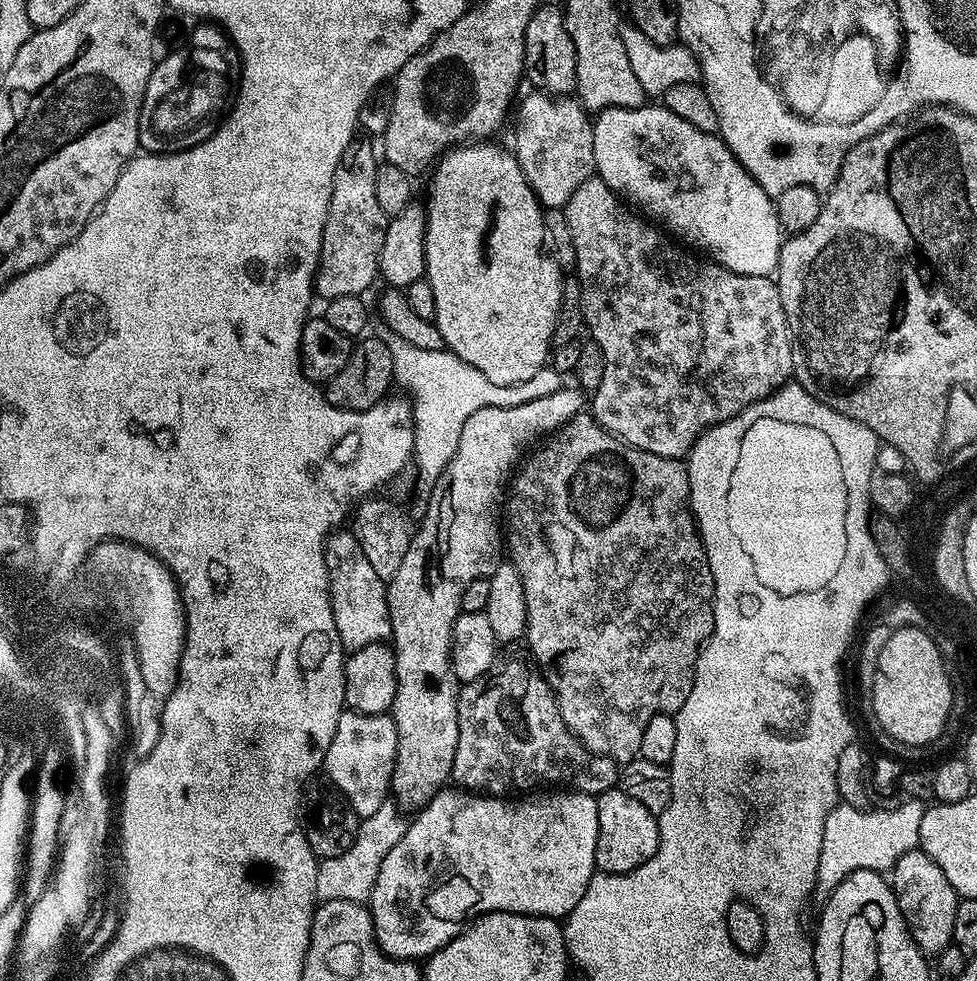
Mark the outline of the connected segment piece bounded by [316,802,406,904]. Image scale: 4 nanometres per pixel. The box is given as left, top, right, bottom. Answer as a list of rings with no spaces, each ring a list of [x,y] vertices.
[[[389,802],[378,806],[374,814],[363,817],[360,829],[346,854],[338,854],[338,858],[320,860],[316,870],[316,898],[317,901],[349,900],[364,904],[371,901],[374,882],[380,873],[382,862],[394,846],[404,837],[406,820],[400,817],[400,812]]]

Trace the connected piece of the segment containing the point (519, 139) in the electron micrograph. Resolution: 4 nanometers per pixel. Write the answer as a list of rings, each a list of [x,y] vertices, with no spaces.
[[[532,90],[532,93],[521,99],[520,114],[516,118],[516,161],[522,166],[522,174],[532,187],[532,192],[541,205],[548,210],[560,210],[570,202],[574,190],[582,186],[582,182],[593,179],[596,172],[594,156],[593,121],[579,99],[568,96],[554,96],[543,90]]]

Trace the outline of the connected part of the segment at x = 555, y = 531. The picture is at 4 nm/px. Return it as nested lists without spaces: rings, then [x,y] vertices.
[[[591,414],[575,416],[548,442],[545,448],[537,447],[523,461],[522,467],[511,481],[510,495],[506,500],[506,552],[507,555],[508,552],[512,555],[509,556],[510,562],[518,570],[526,594],[526,641],[528,640],[528,648],[532,651],[531,659],[544,673],[545,680],[556,694],[560,713],[568,723],[569,730],[595,756],[605,756],[623,766],[640,756],[642,730],[646,730],[646,722],[663,712],[679,712],[686,698],[690,698],[690,690],[696,677],[696,659],[700,656],[700,649],[712,635],[712,600],[716,597],[714,578],[708,565],[708,555],[704,553],[704,539],[700,536],[696,518],[692,515],[688,469],[680,460],[662,458],[658,454],[650,454],[646,450],[630,446],[625,440],[619,440],[612,432],[606,431]]]

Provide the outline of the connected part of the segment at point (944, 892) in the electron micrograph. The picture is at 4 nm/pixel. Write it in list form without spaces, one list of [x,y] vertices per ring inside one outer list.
[[[922,850],[902,854],[890,870],[892,893],[896,896],[912,940],[925,954],[939,954],[952,944],[954,910],[958,899],[954,886],[946,878],[942,866]]]

